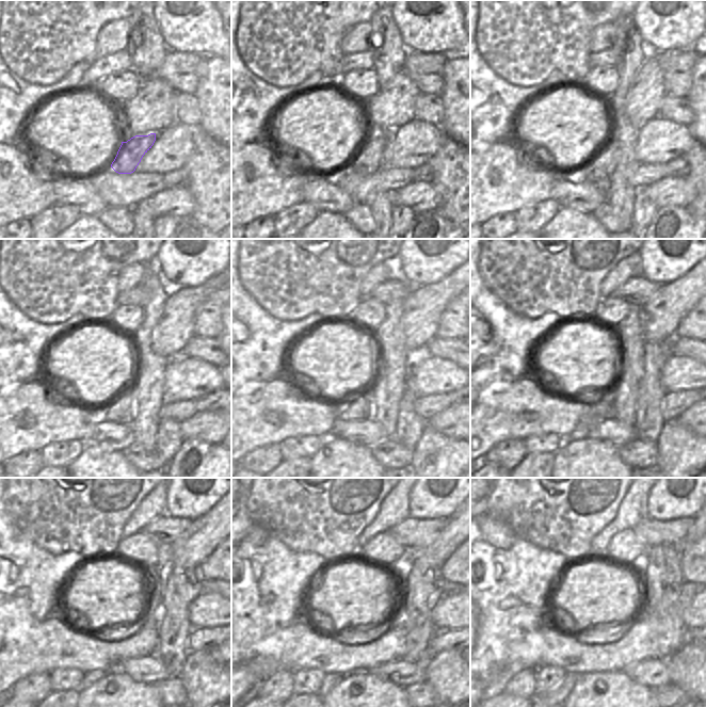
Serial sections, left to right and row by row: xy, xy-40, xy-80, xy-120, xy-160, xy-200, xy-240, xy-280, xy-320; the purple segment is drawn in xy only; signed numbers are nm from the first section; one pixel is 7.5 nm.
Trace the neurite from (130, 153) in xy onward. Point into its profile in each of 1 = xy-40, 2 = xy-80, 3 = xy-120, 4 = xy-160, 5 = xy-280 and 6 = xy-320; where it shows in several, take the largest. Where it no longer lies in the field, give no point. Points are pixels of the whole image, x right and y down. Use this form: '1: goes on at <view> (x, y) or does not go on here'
1: goes on at xy-40 (368, 159)
2: goes on at xy-80 (599, 169)
3: goes on at xy-120 (121, 410)
4: goes on at xy-160 (360, 407)
5: goes on at xy-280 (331, 679)
6: goes on at xy-320 (558, 694)

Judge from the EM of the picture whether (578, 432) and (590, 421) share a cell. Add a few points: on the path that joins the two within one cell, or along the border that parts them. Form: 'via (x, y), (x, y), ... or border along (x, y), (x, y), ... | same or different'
via (581, 429), (587, 423) | same

